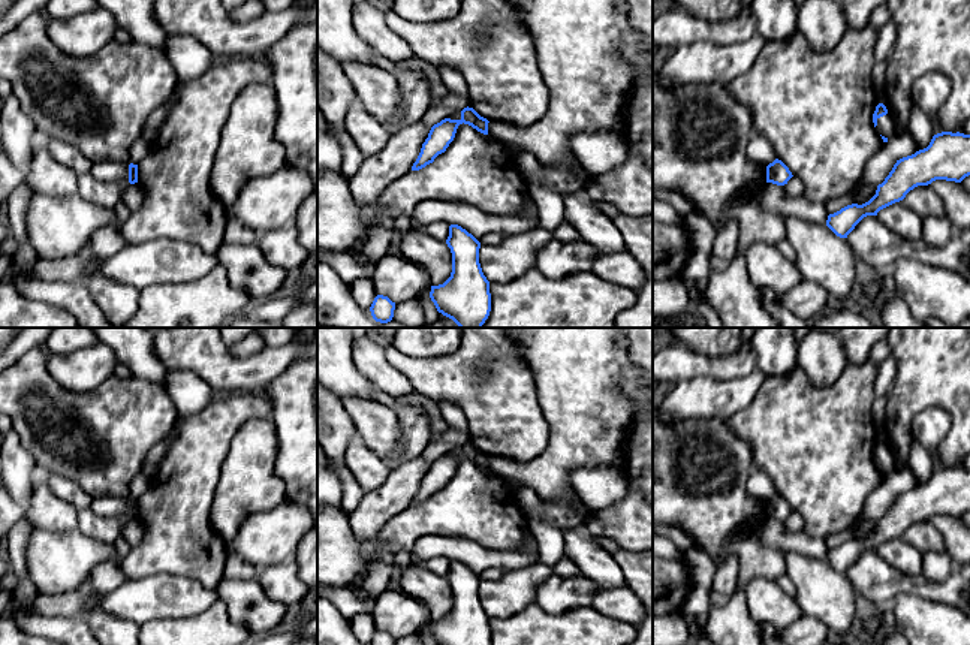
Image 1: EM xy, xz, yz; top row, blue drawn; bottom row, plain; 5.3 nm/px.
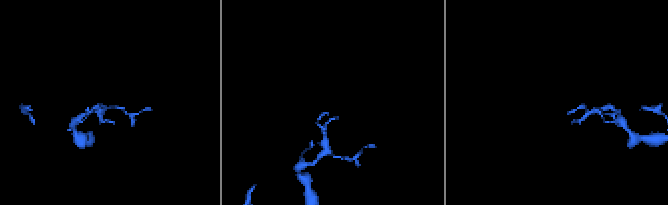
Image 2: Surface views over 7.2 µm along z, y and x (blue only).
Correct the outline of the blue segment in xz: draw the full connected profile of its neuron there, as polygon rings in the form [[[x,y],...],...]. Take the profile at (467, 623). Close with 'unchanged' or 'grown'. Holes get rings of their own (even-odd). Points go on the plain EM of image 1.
[[[451,560],[446,579],[452,588],[452,608],[443,620],[431,621],[436,644],[491,645],[489,617],[479,599],[481,578],[461,561]]] | unchanged

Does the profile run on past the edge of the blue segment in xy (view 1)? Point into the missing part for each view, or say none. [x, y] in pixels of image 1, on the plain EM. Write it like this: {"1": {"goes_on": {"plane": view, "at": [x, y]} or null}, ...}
{"1": {"goes_on": null}}

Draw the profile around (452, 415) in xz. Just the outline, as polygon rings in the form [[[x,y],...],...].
[[[448,400],[437,401],[437,404],[446,424],[463,431],[469,437],[469,443],[472,443],[469,424],[461,409]]]

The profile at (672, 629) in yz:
[[[683,612],[653,615],[653,645],[684,645],[690,629]]]

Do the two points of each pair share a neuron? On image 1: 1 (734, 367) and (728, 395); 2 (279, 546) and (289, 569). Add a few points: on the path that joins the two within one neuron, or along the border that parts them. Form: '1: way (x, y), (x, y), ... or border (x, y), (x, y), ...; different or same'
1: border (756, 367), (738, 377), (696, 377); different
2: border (294, 558), (268, 564), (259, 570); different

